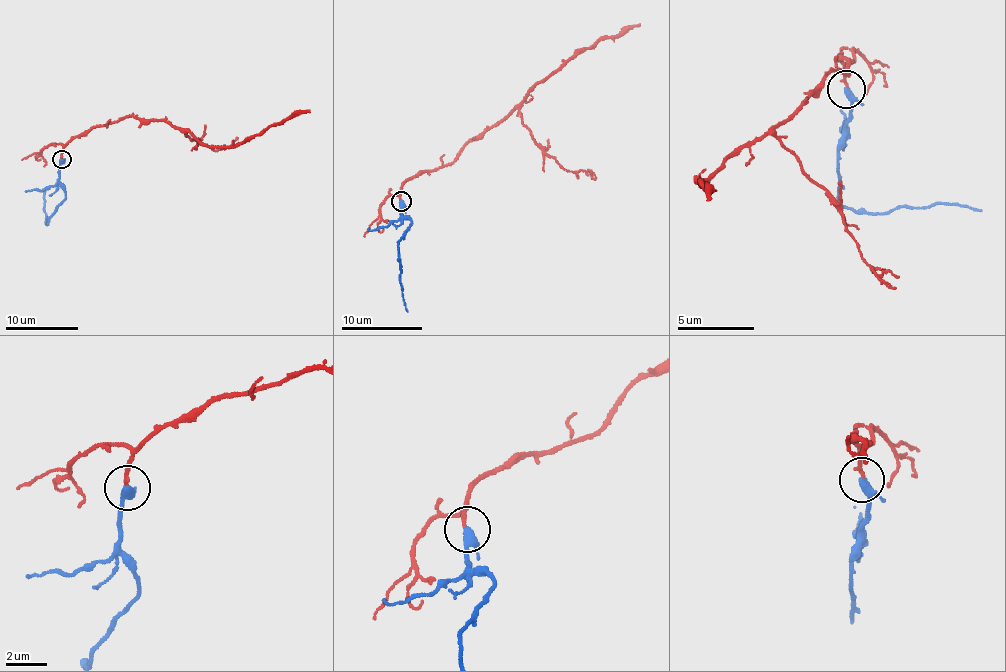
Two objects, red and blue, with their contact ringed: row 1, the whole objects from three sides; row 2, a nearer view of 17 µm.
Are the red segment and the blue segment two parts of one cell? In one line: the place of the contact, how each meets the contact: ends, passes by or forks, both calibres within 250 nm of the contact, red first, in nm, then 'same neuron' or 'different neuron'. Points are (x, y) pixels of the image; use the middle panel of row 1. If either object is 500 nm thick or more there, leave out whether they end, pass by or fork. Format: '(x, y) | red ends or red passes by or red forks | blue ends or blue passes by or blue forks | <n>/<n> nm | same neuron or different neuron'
(401, 201) | red ends | blue passes by | 170/320 nm | same neuron

